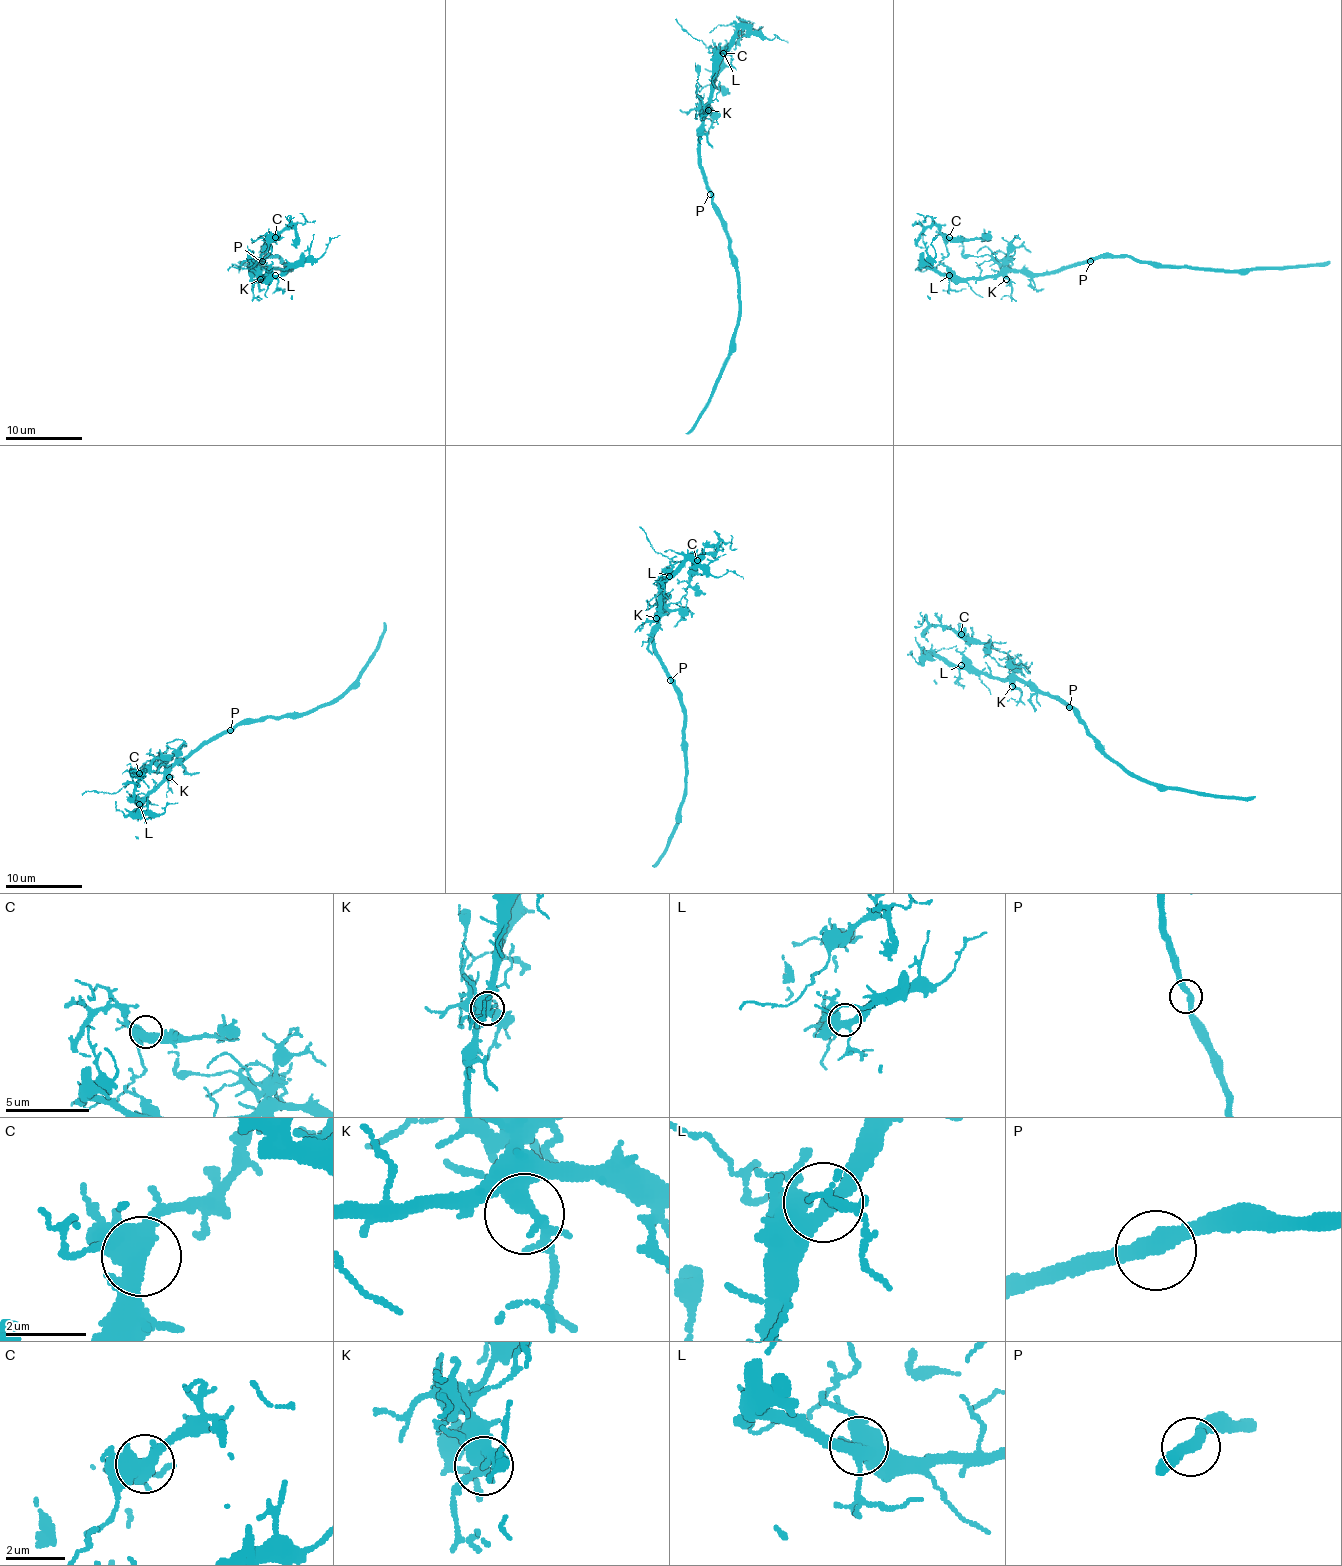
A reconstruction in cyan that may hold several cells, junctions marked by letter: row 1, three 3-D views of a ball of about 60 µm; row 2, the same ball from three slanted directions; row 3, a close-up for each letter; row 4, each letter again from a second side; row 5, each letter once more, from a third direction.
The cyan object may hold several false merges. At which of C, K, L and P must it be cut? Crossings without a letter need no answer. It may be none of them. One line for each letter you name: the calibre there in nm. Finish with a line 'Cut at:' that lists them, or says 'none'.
Cut at: none

